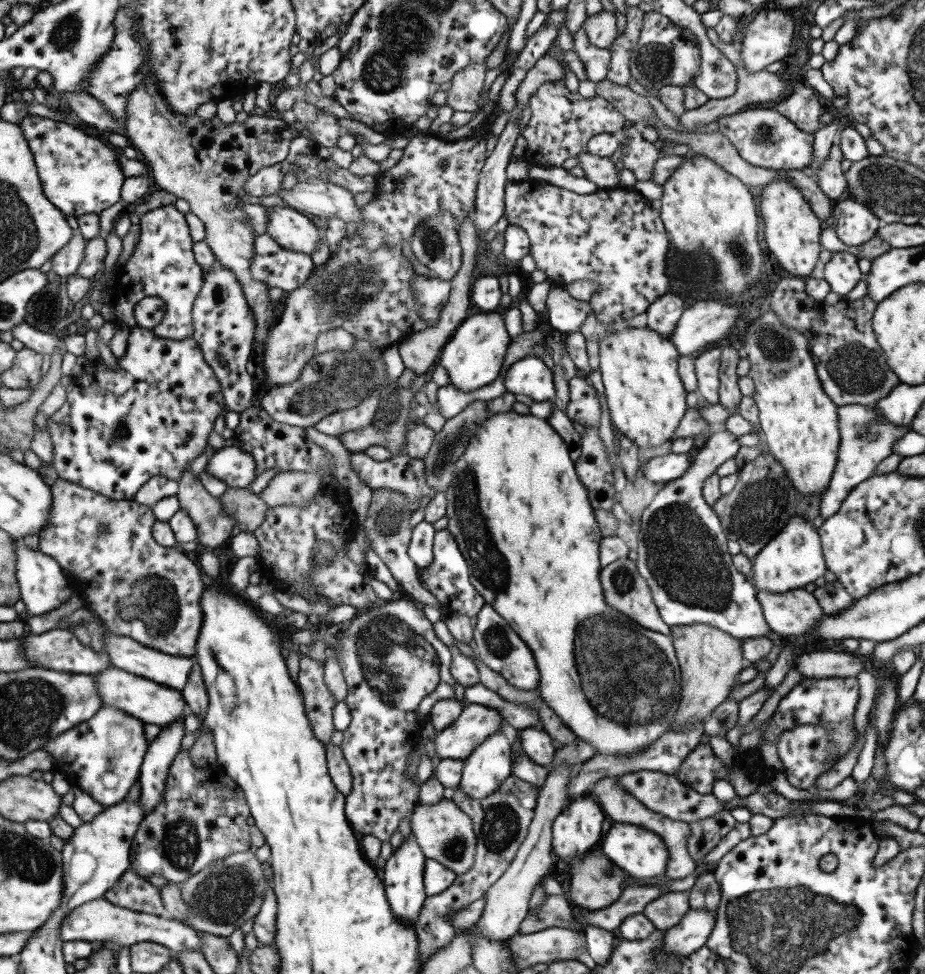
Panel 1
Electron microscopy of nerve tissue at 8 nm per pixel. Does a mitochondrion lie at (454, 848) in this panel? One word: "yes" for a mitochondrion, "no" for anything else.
yes

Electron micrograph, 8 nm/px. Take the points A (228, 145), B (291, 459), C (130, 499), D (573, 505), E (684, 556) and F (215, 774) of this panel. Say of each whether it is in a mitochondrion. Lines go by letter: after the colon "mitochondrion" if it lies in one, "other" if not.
A: other
B: other
C: other
D: other
E: mitochondrion
F: other

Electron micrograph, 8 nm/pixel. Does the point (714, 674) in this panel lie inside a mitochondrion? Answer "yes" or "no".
no

